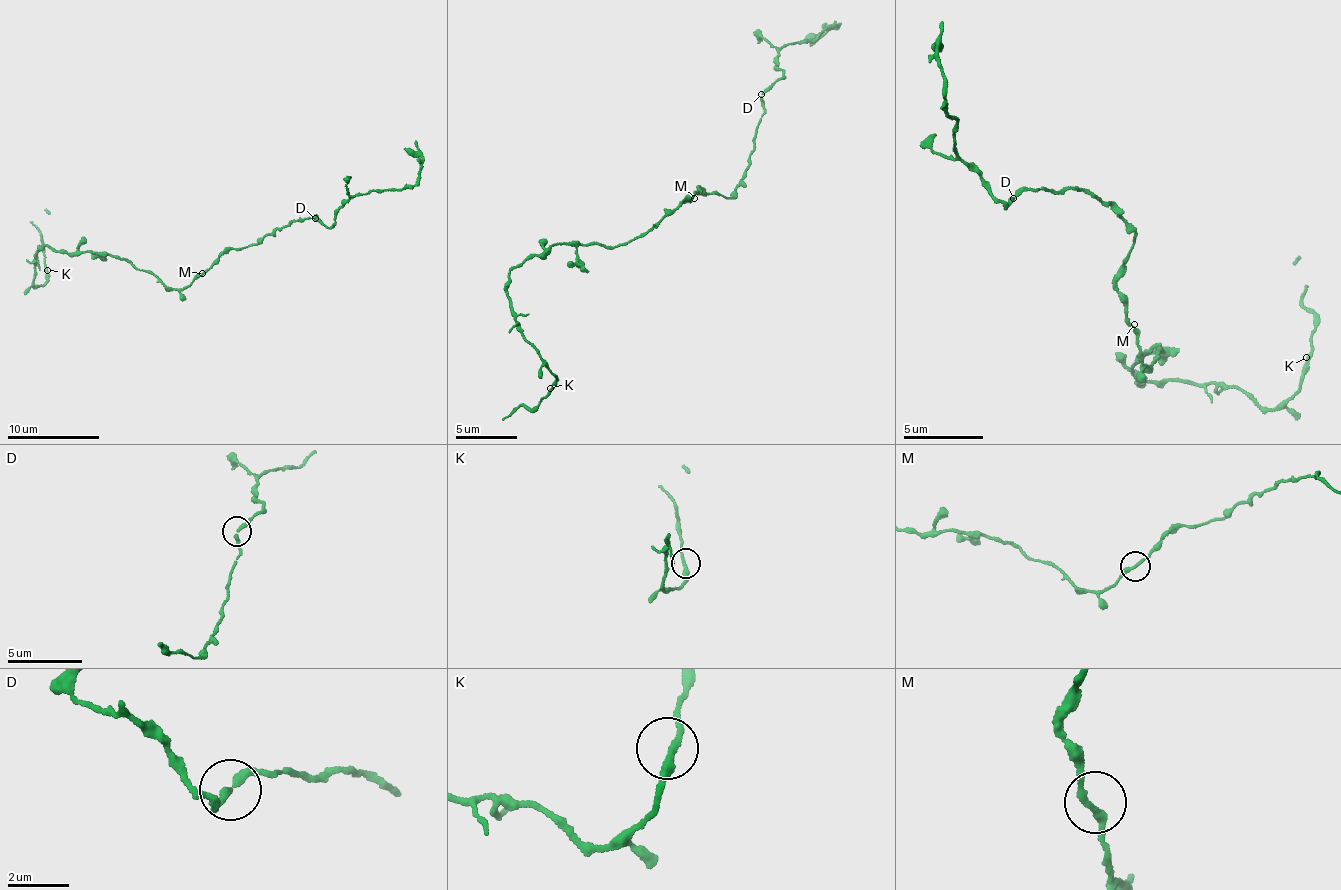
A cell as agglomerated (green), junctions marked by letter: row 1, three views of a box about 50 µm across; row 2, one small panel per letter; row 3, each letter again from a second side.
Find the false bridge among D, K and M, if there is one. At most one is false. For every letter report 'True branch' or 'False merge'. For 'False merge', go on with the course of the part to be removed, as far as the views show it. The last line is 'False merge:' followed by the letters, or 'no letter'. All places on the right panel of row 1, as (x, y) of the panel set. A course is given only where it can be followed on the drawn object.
D: True branch
K: True branch
M: True branch
False merge: no letter

